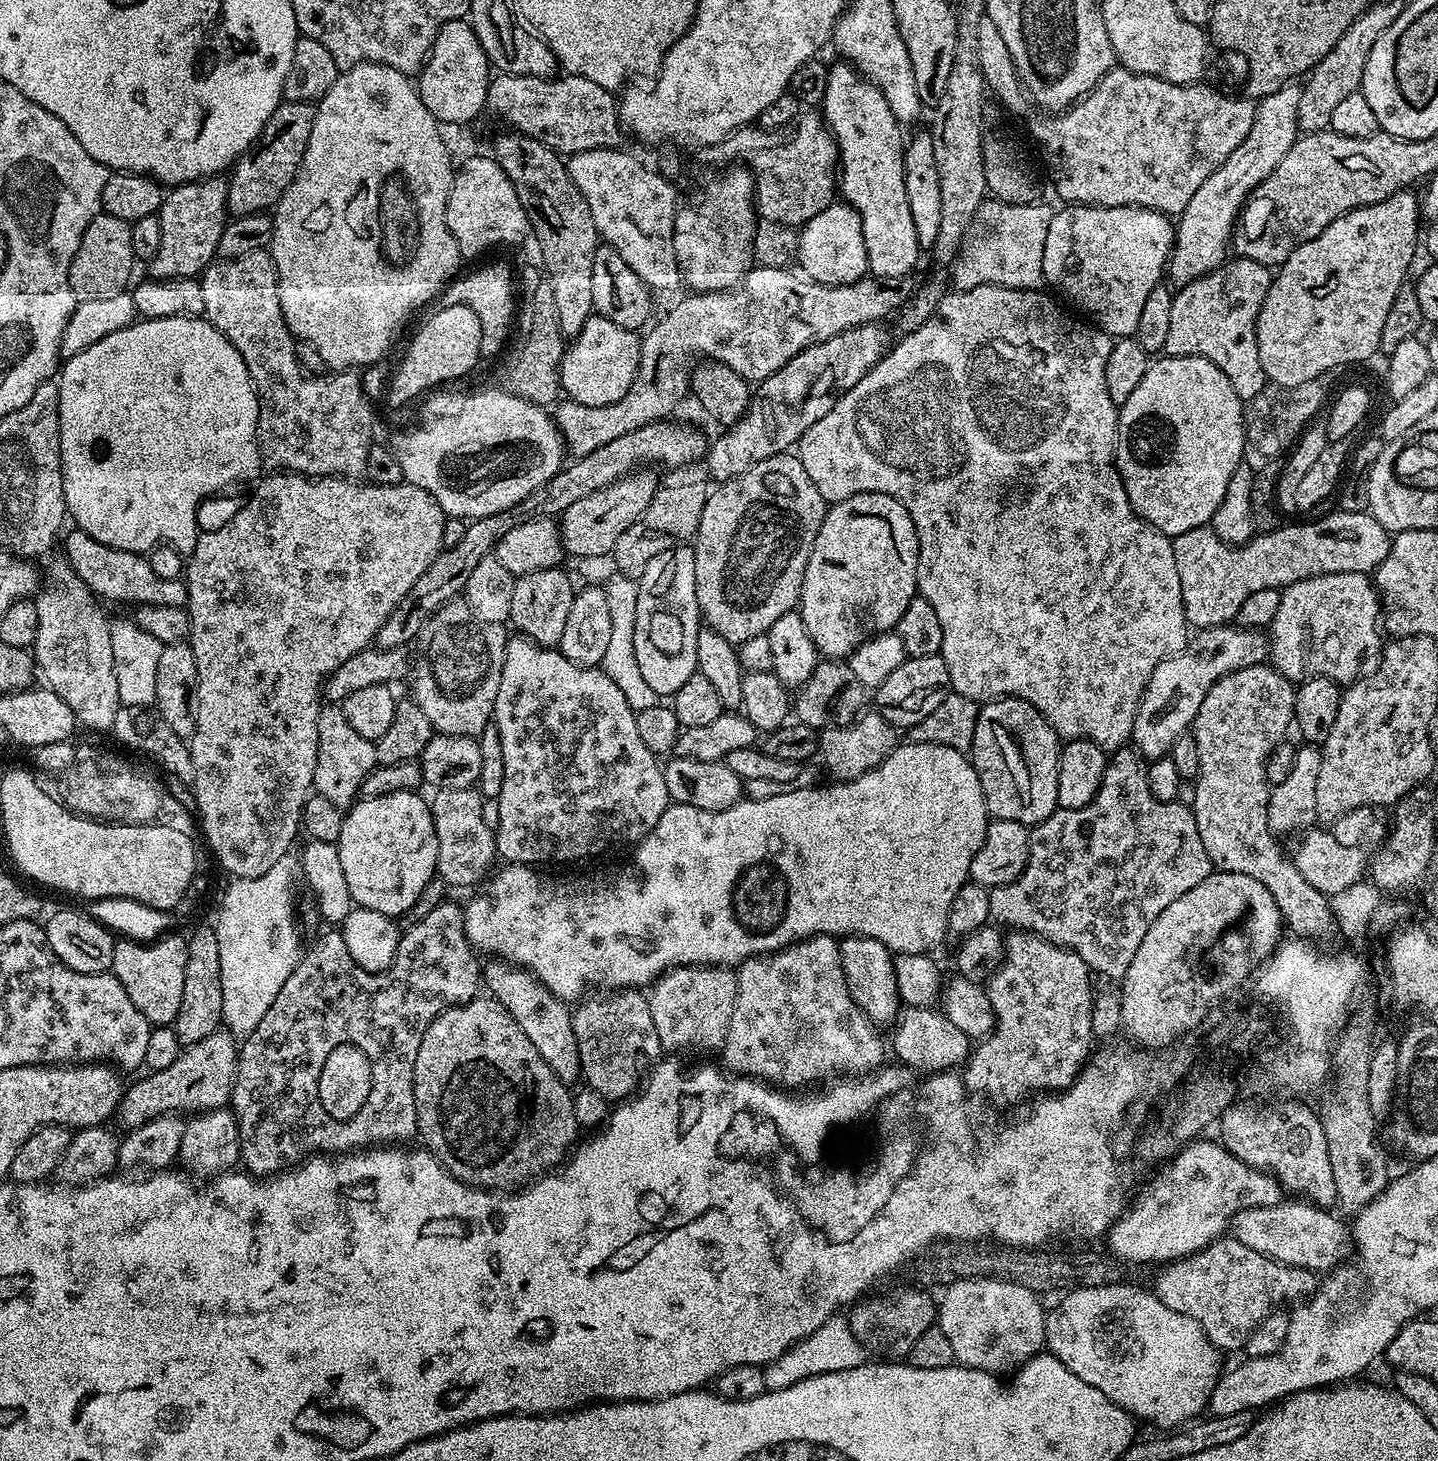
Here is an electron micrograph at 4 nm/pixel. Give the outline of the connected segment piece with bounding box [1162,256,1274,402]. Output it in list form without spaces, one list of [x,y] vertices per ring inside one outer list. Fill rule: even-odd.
[[[1242,256],[1229,259],[1213,272],[1179,289],[1172,297],[1170,330],[1167,331],[1163,355],[1201,356],[1214,362],[1214,366],[1230,378],[1234,394],[1238,394],[1242,402],[1252,400],[1266,383],[1258,358],[1256,323],[1273,275],[1269,265]]]

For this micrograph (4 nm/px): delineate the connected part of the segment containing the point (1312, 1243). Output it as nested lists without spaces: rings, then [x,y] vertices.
[[[1277,1202],[1270,1206],[1258,1206],[1257,1208],[1242,1208],[1238,1215],[1232,1217],[1230,1221],[1230,1232],[1240,1243],[1244,1243],[1252,1250],[1260,1251],[1272,1260],[1289,1265],[1297,1270],[1303,1268],[1313,1268],[1319,1274],[1327,1273],[1329,1270],[1337,1267],[1340,1260],[1350,1248],[1350,1232],[1344,1229],[1344,1224],[1331,1211],[1316,1207],[1309,1202],[1300,1202],[1302,1204],[1283,1204]]]

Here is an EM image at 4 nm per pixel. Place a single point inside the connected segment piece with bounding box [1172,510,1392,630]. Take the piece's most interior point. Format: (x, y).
(1216, 577)

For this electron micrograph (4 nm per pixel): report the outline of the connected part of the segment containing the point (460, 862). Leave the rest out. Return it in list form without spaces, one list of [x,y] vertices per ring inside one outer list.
[[[475,787],[441,788],[435,795],[431,797],[430,807],[438,838],[436,871],[439,879],[449,889],[468,888],[476,883],[479,885],[493,871],[492,863],[498,860],[496,834],[489,817],[488,820],[484,817],[485,797]]]

